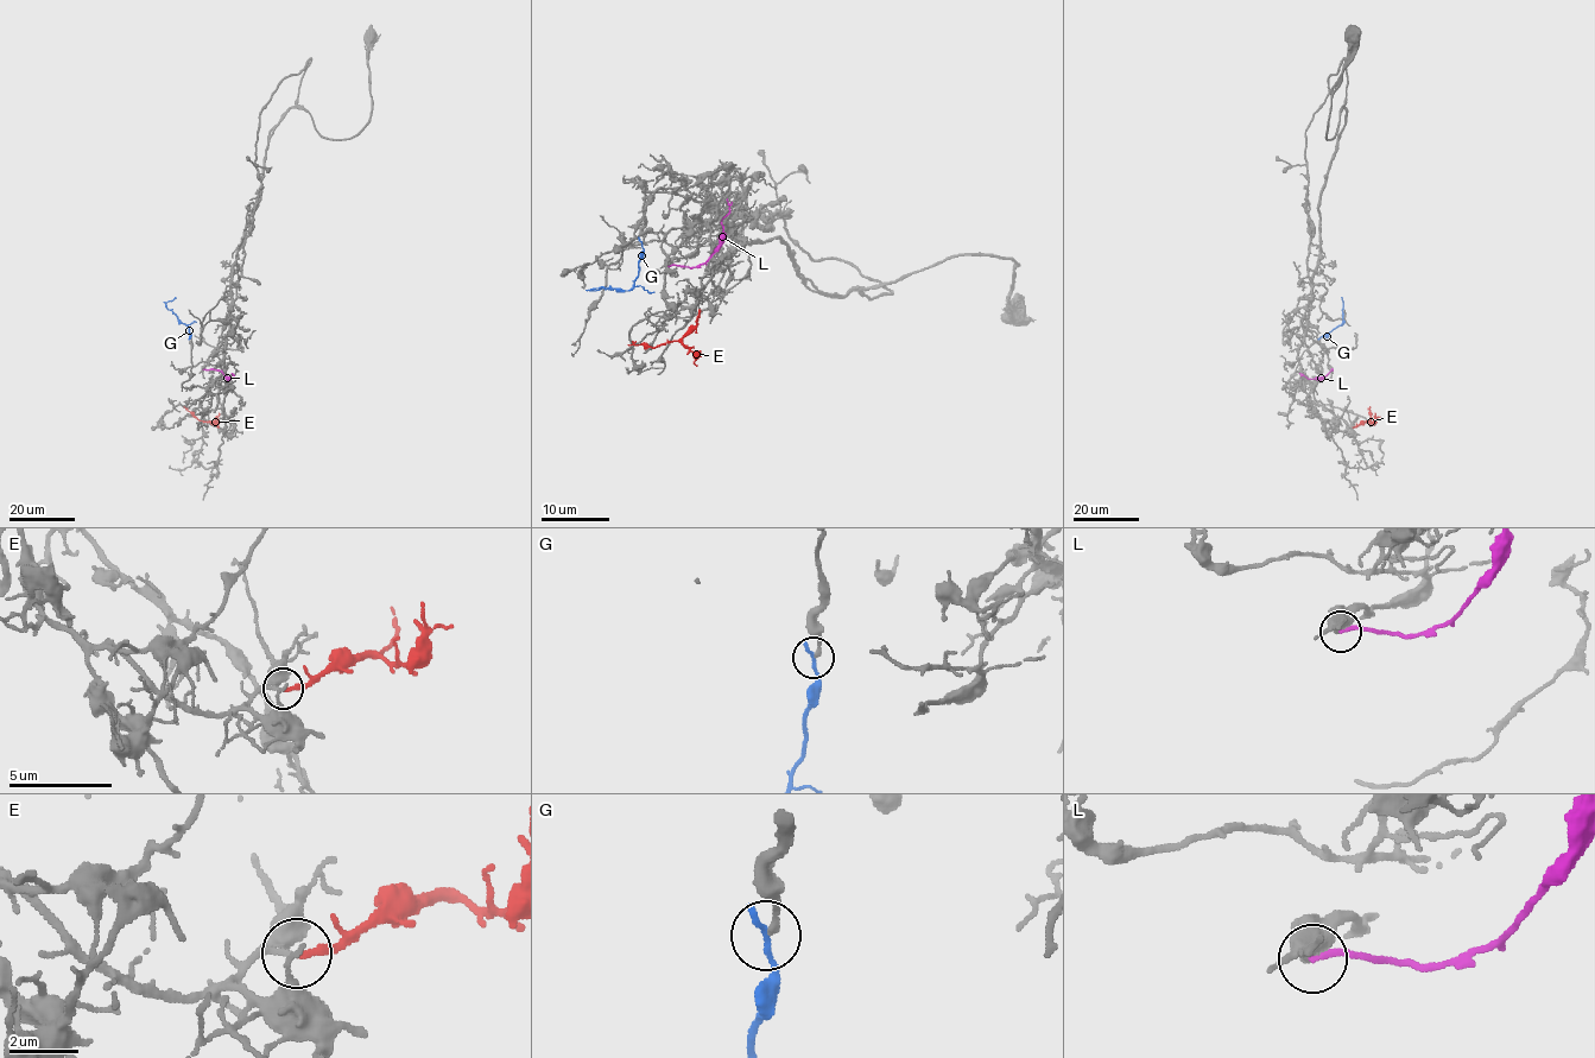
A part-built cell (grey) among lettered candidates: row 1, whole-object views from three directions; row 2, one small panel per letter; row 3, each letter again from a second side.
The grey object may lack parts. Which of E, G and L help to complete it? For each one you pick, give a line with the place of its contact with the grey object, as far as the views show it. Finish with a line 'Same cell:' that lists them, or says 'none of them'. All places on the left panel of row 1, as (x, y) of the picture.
E: meets grey at (219, 426)
Same cell: E

